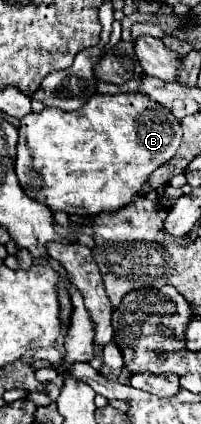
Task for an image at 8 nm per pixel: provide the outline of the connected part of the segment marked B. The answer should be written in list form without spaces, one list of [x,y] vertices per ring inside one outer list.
[[[126,92],[126,94],[94,94],[94,98],[90,98],[90,102],[86,102],[86,106],[82,106],[82,110],[76,112],[64,112],[60,108],[44,108],[38,114],[28,114],[26,118],[20,120],[18,126],[18,156],[16,156],[16,174],[20,180],[22,190],[34,198],[36,202],[42,202],[44,206],[48,206],[52,212],[66,212],[66,214],[100,214],[100,212],[114,212],[120,210],[122,206],[130,204],[130,200],[134,200],[140,192],[140,186],[146,184],[146,178],[162,164],[166,164],[178,150],[180,146],[180,138],[182,138],[182,126],[180,122],[174,118],[174,114],[170,114],[170,110],[166,110],[162,104],[150,100],[146,94],[142,92]]]

